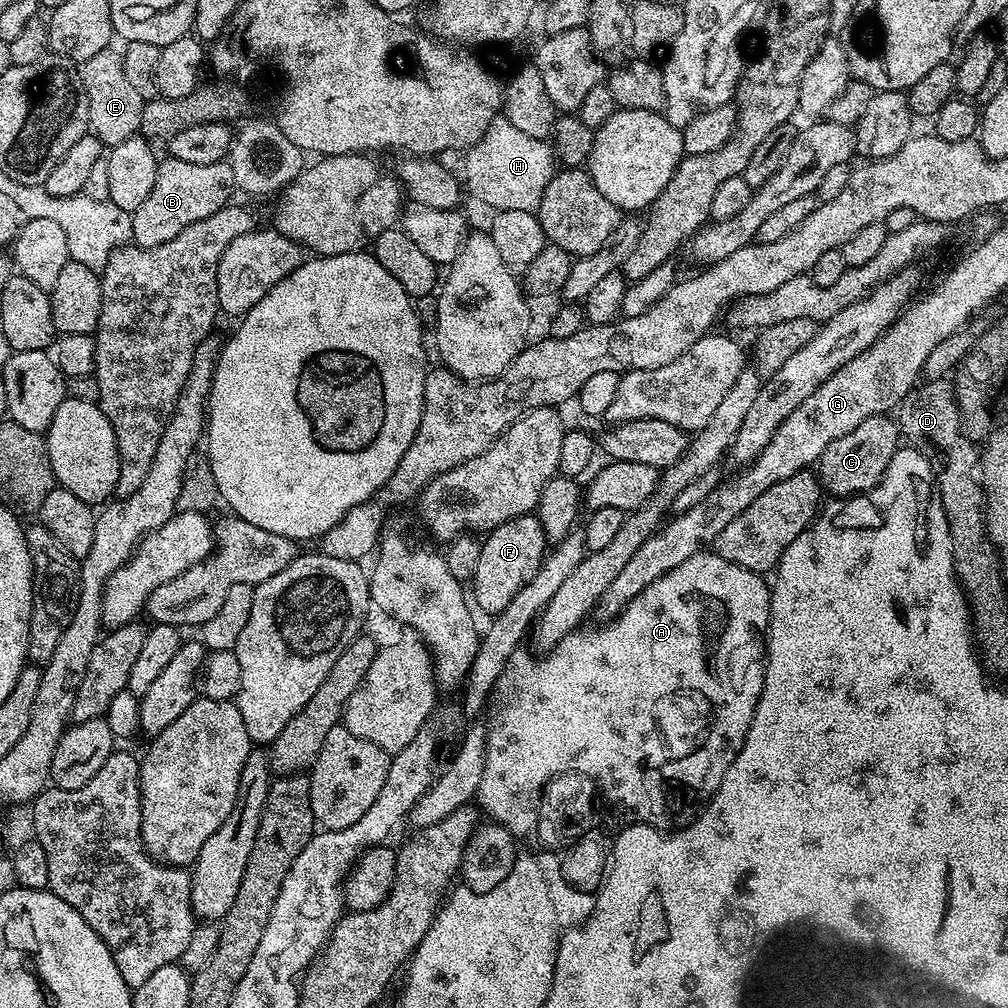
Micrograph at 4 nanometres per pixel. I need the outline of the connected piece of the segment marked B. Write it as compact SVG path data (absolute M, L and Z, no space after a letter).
M173 156L161 159L156 165L154 187L146 202L142 202L142 206L132 213L131 243L138 248L162 246L162 242L178 238L186 226L194 226L194 222L202 222L202 218L218 214L218 210L225 208L233 199L232 192L236 191L234 172L227 159L210 162L210 166L182 162L182 158Z

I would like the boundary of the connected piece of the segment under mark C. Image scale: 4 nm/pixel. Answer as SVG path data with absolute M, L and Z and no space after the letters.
M891 415L866 418L866 422L854 426L850 434L830 442L830 446L826 446L826 450L820 455L818 479L821 489L832 498L847 498L869 492L880 483L886 466L890 466L890 458L894 458L901 444L900 429Z

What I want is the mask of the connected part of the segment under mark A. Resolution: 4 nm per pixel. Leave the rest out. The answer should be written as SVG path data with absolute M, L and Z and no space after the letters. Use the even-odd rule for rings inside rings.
M705 550L694 554L694 558L686 558L686 562L682 562L682 566L674 566L674 570L670 570L670 574L662 574L662 578L658 578L658 582L652 582L646 590L642 590L642 594L638 594L638 598L634 598L627 604L626 607L613 616L611 620L601 623L601 628L592 628L589 632L585 630L577 630L569 634L566 638L562 638L562 642L558 642L555 648L550 652L543 653L537 658L531 651L524 652L525 650L517 650L512 657L508 659L508 665L505 666L504 672L500 675L500 680L497 681L495 691L500 692L500 705L496 708L496 713L492 716L492 721L487 721L486 727L488 730L488 741L486 742L486 758L485 765L482 766L482 782L480 783L480 790L478 793L478 804L485 813L489 812L491 819L495 823L500 824L506 830L510 830L512 835L516 837L517 841L521 841L526 836L531 839L537 839L541 843L549 843L554 845L556 843L556 820L560 820L560 816L556 816L556 804L572 804L572 808L576 808L576 804L580 804L580 808L600 808L602 805L609 806L609 808L616 808L616 812L624 812L624 820L629 824L650 824L654 828L666 830L670 826L682 827L685 824L692 823L701 812L704 811L704 807L708 804L708 801L712 799L712 795L718 790L718 786L710 786L708 790L698 790L698 788L688 788L684 776L680 774L680 770L676 768L674 764L674 758L668 754L666 748L658 748L658 736L682 736L682 720L680 720L680 710L684 705L683 698L678 696L684 696L688 694L688 697L695 699L700 694L700 690L708 690L712 680L708 680L708 672L704 672L704 648L700 648L700 616L696 616L696 612L700 612L700 608L696 608L696 604L692 604L692 592L716 592L716 596L724 596L724 600L748 600L748 592L744 592L744 588L761 588L766 583L765 577L759 572L751 572L746 570L742 566L738 566L734 562L726 562L726 558L722 558L715 550Z

